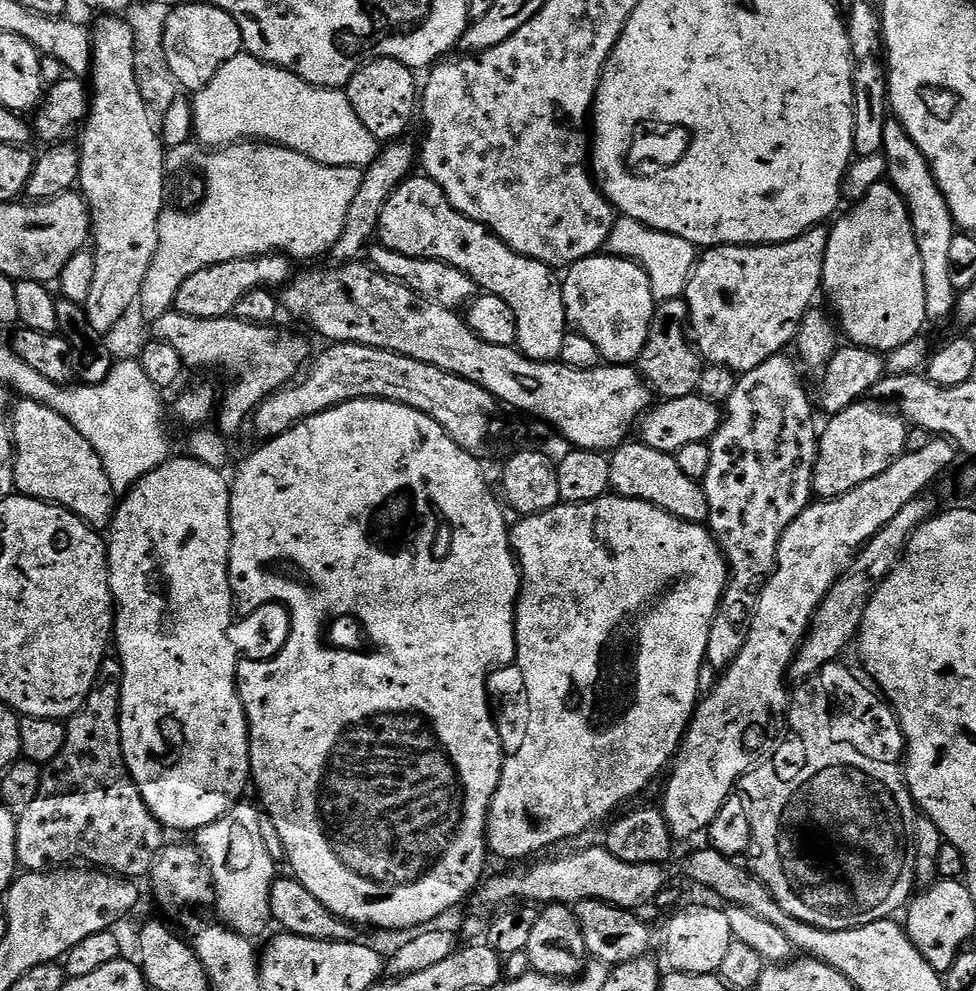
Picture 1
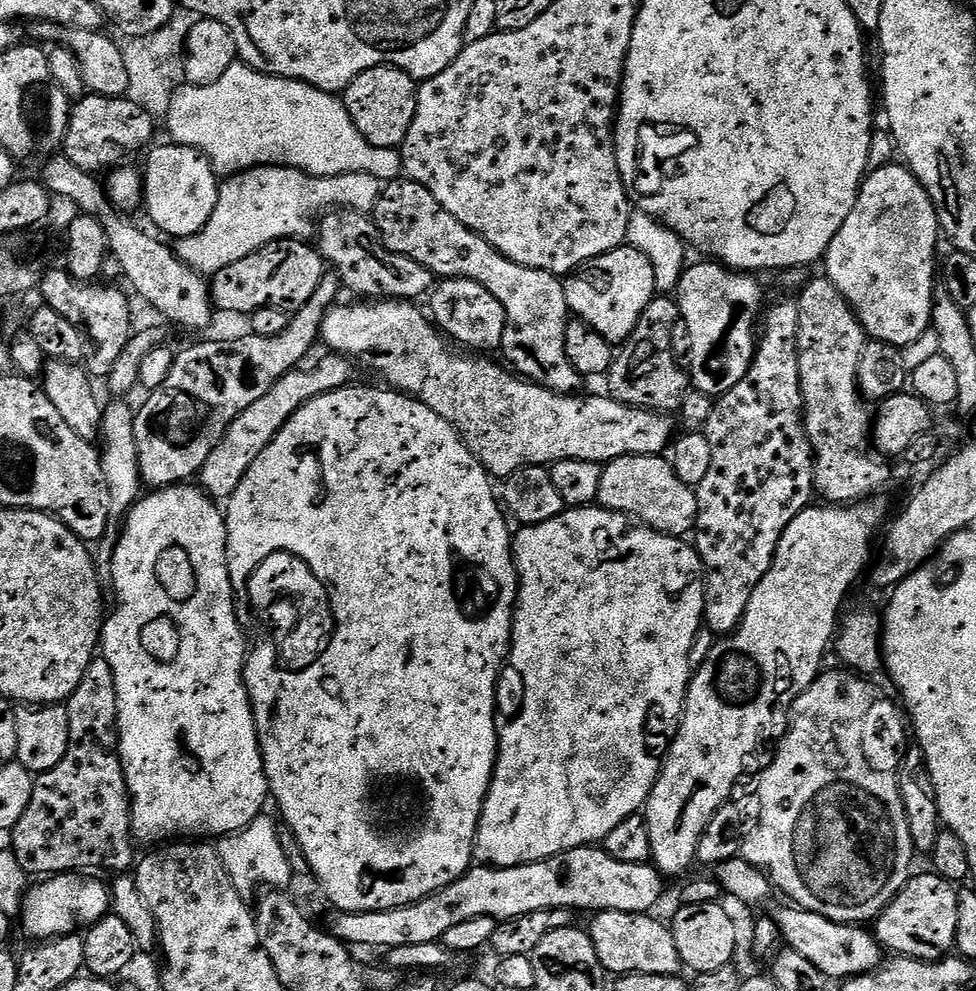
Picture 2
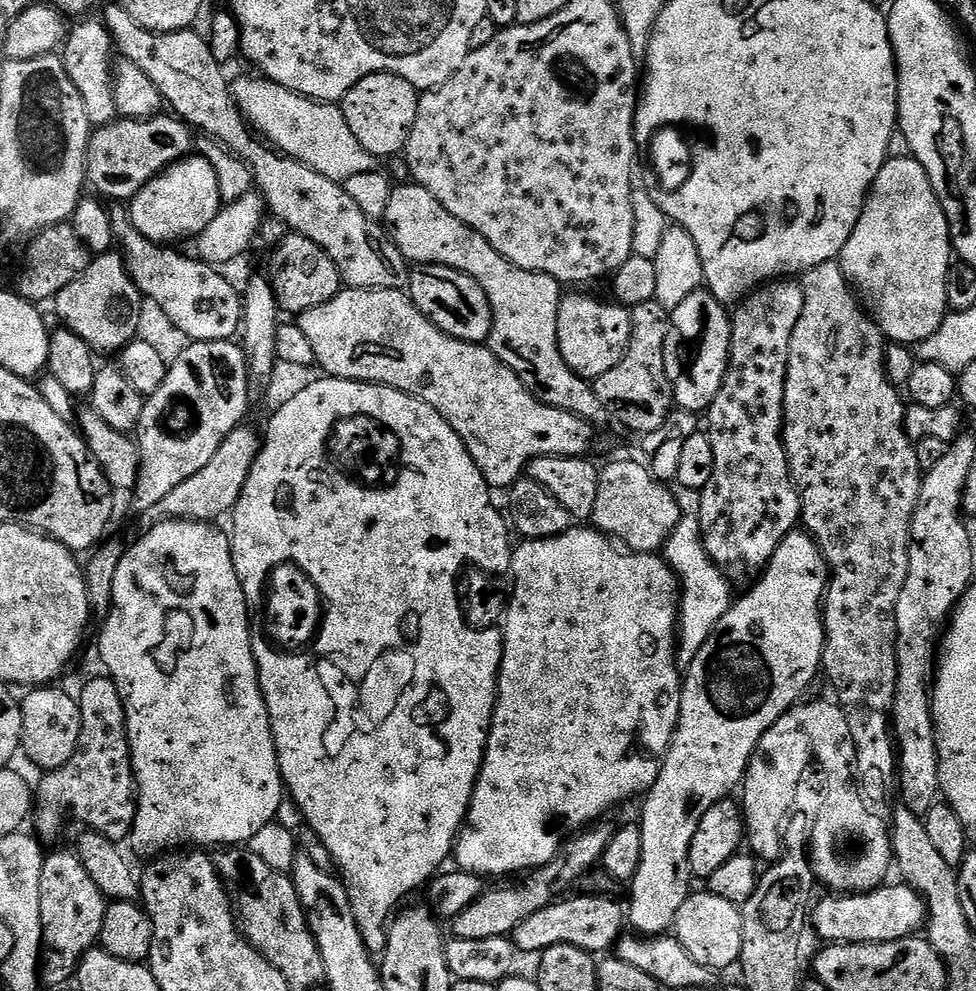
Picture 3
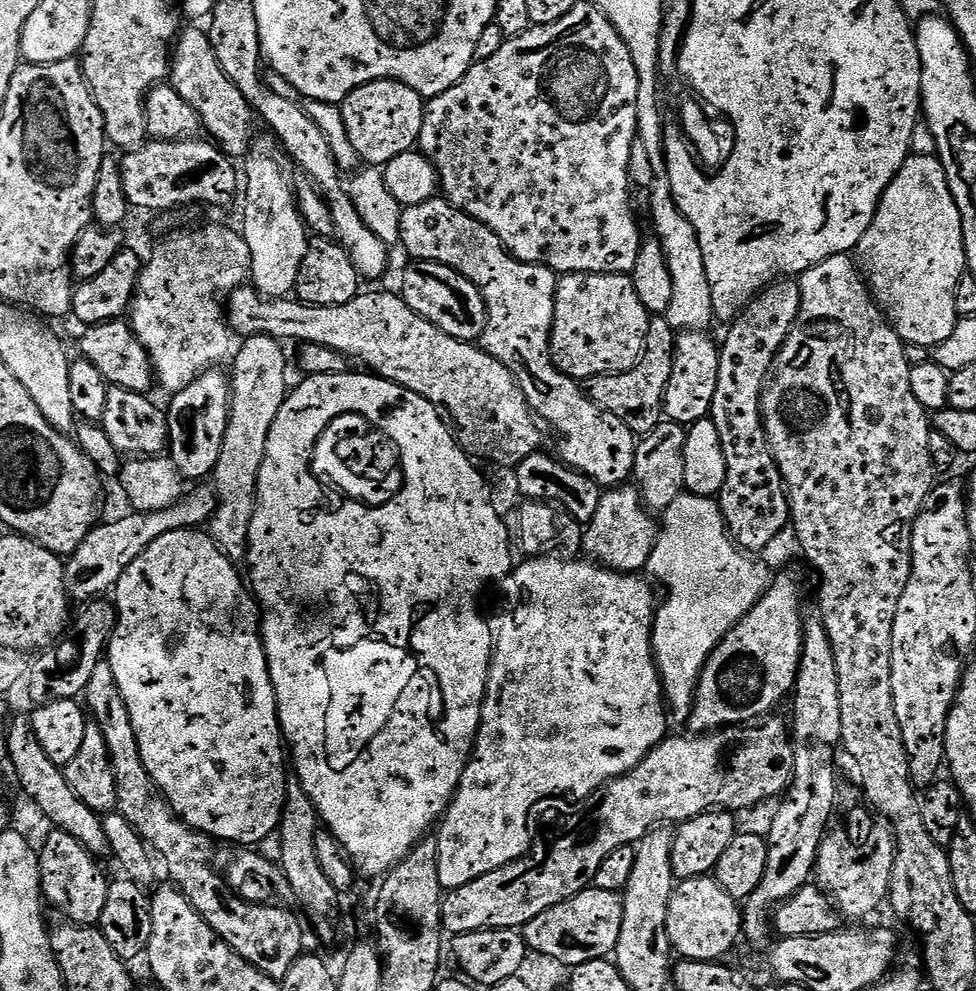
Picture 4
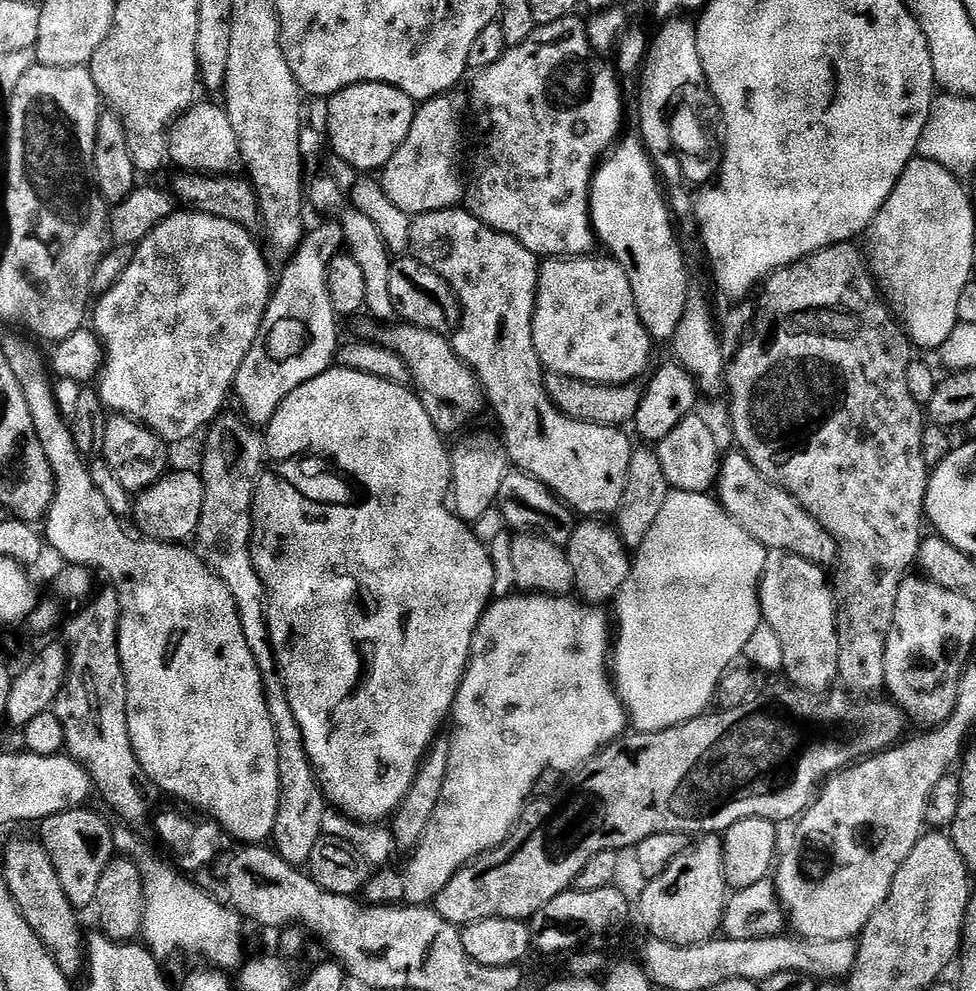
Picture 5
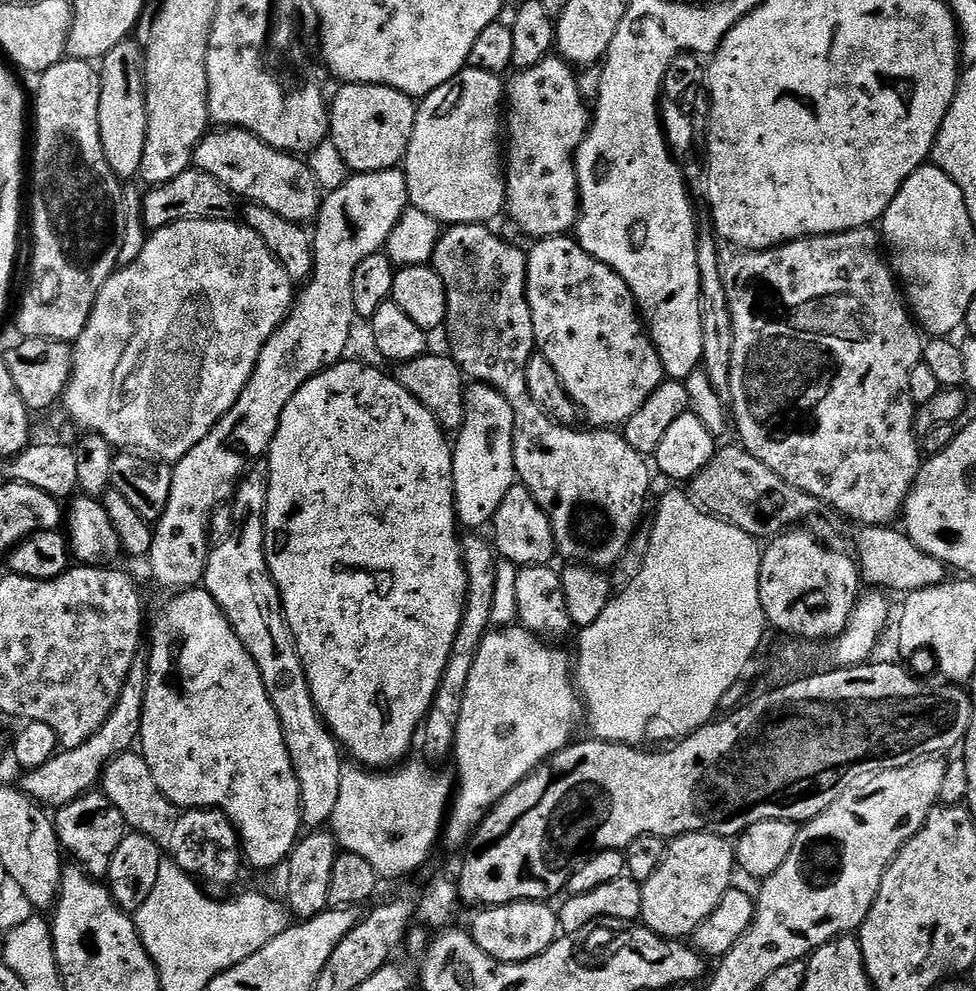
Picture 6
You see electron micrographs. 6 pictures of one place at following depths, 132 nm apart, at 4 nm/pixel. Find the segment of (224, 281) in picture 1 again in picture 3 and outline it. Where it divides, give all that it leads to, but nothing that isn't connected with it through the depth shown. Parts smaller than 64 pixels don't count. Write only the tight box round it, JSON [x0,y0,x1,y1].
[266,234,342,314]

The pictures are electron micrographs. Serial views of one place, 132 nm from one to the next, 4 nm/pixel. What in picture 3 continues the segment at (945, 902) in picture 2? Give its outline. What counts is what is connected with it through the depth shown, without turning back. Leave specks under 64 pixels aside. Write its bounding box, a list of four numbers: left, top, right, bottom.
[812,882,926,944]

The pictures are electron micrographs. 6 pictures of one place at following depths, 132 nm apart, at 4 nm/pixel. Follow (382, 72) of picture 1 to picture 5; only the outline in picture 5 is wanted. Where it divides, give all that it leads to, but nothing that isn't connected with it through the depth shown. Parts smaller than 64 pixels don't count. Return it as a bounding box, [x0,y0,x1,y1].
[327,84,417,174]

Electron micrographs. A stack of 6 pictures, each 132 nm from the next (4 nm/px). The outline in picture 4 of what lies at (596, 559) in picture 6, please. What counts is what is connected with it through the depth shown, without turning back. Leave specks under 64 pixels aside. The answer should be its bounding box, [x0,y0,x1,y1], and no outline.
[400,198,637,489]

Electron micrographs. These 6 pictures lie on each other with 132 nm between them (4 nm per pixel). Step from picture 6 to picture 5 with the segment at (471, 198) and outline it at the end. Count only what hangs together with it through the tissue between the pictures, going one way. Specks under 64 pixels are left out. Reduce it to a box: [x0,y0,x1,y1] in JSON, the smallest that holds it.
[382,94,466,217]

